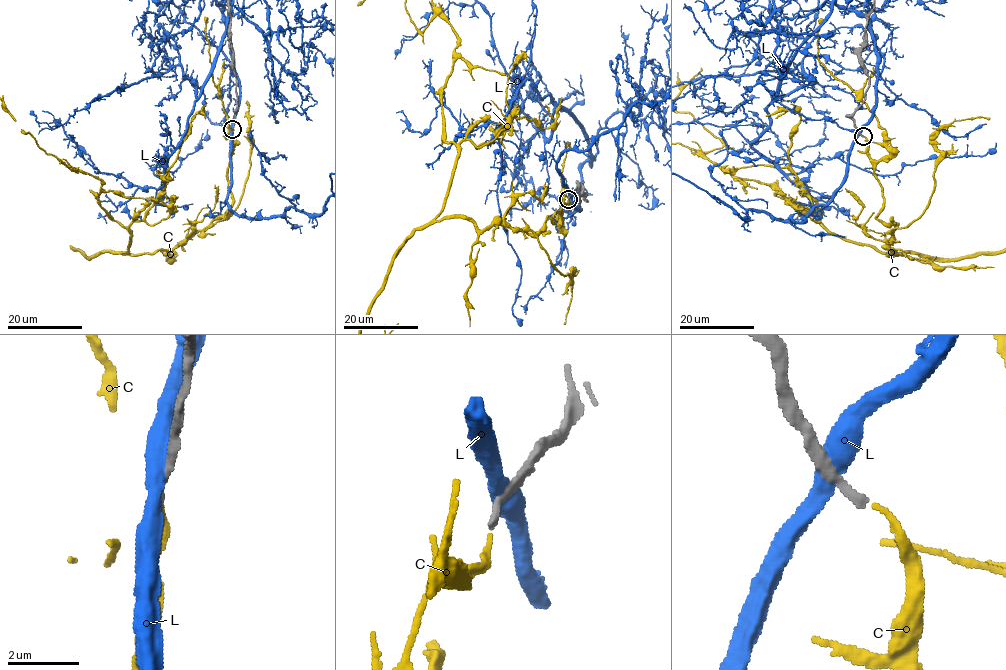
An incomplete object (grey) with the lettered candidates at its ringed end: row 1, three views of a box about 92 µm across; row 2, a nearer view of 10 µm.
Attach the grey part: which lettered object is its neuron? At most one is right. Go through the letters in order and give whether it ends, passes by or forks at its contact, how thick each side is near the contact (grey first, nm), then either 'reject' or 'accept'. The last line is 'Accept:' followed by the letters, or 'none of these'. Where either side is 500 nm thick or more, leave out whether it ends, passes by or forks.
C: it ends; calibres 200 and 130 nm; accept
L: calibres 240 and 550 nm; reject
Accept: C

